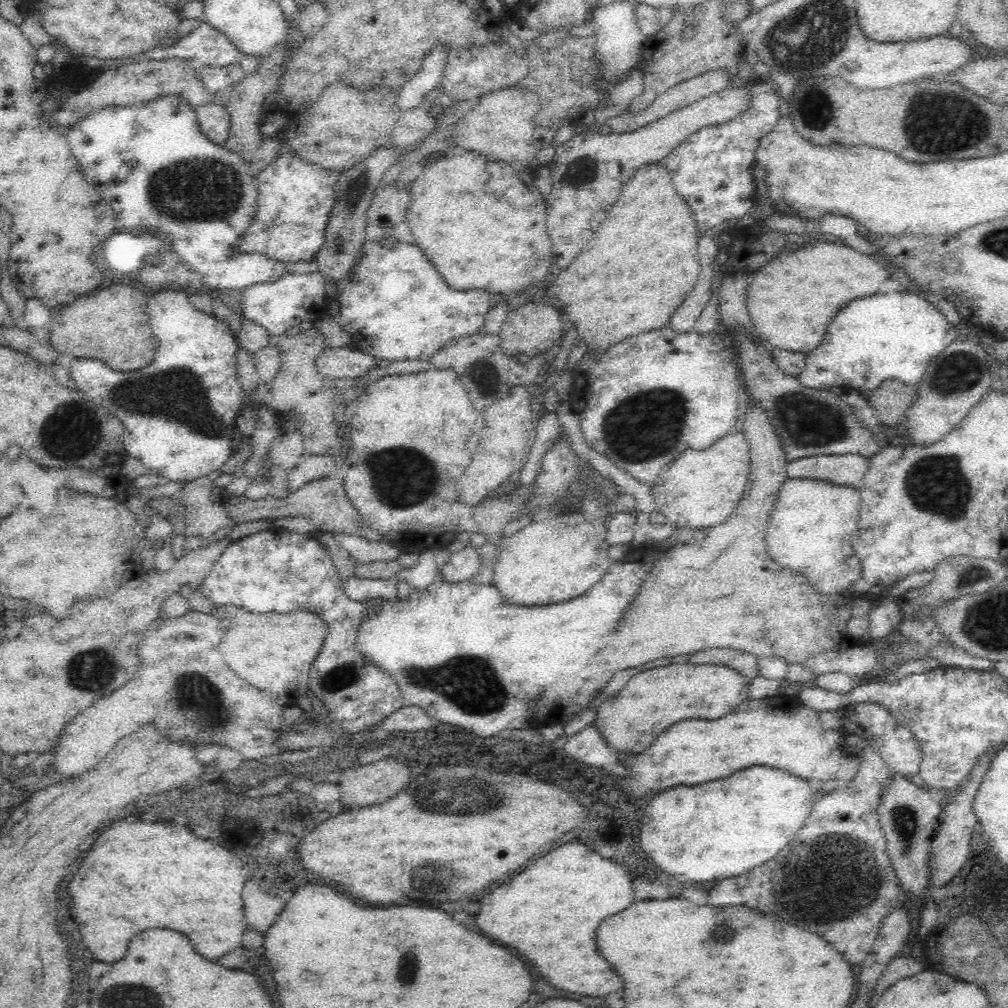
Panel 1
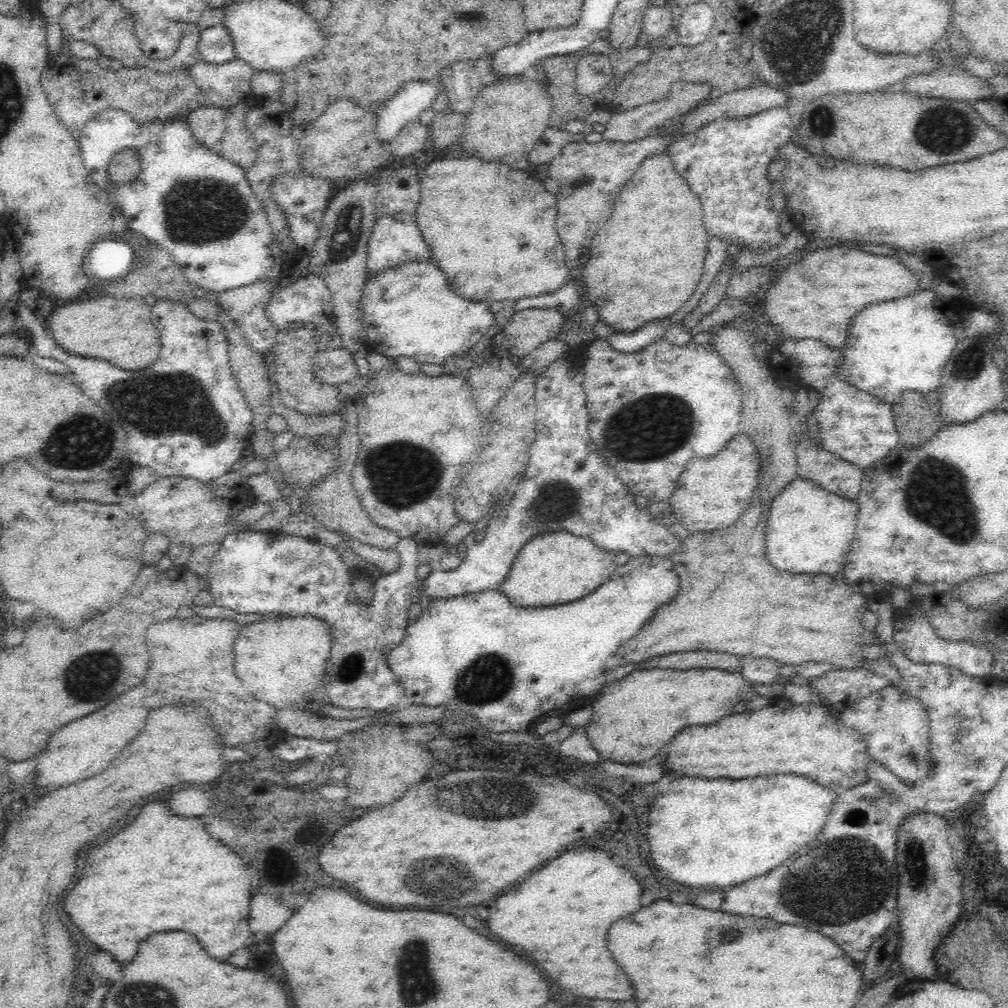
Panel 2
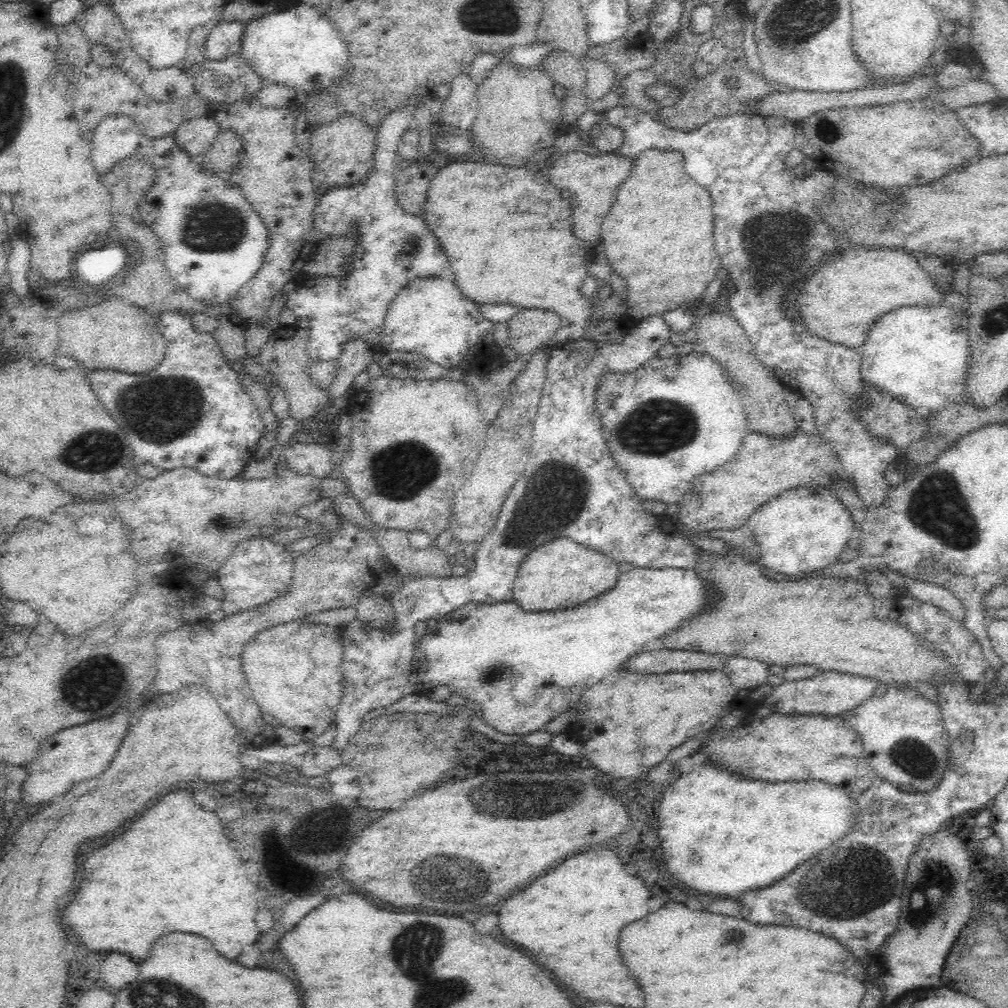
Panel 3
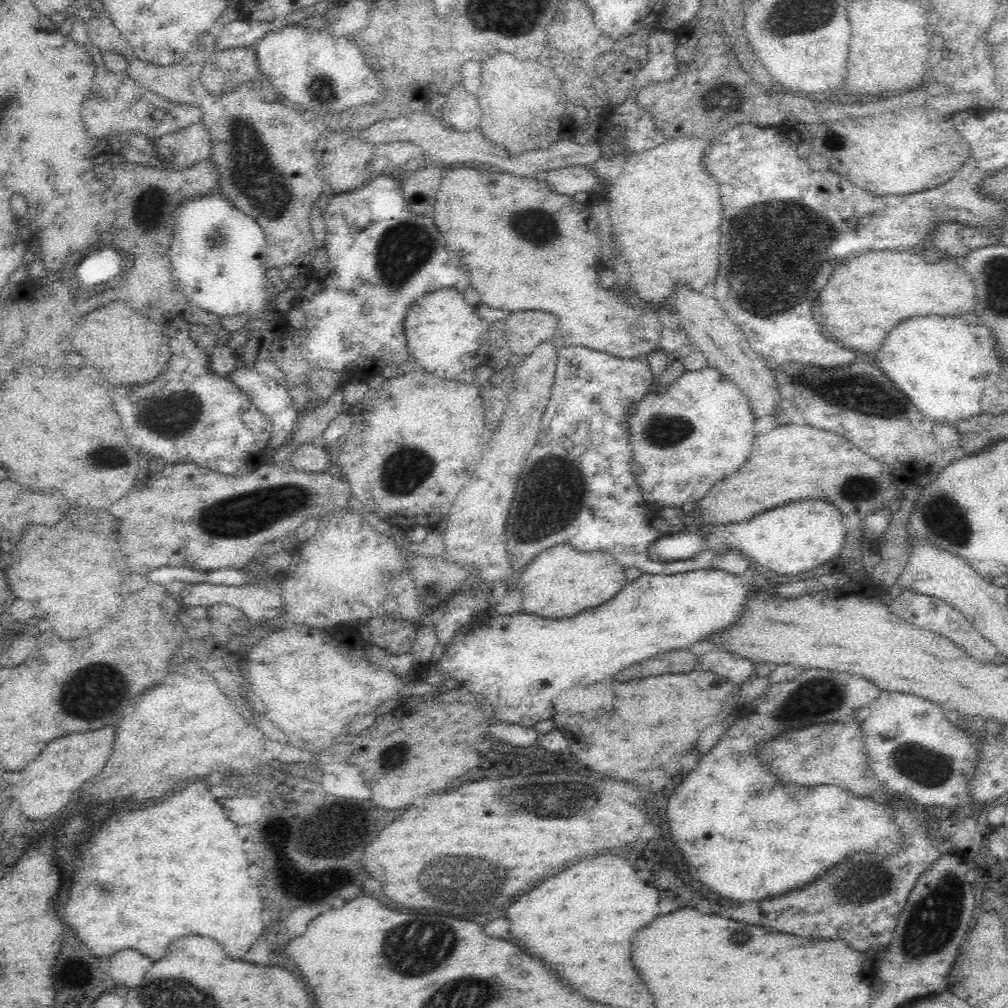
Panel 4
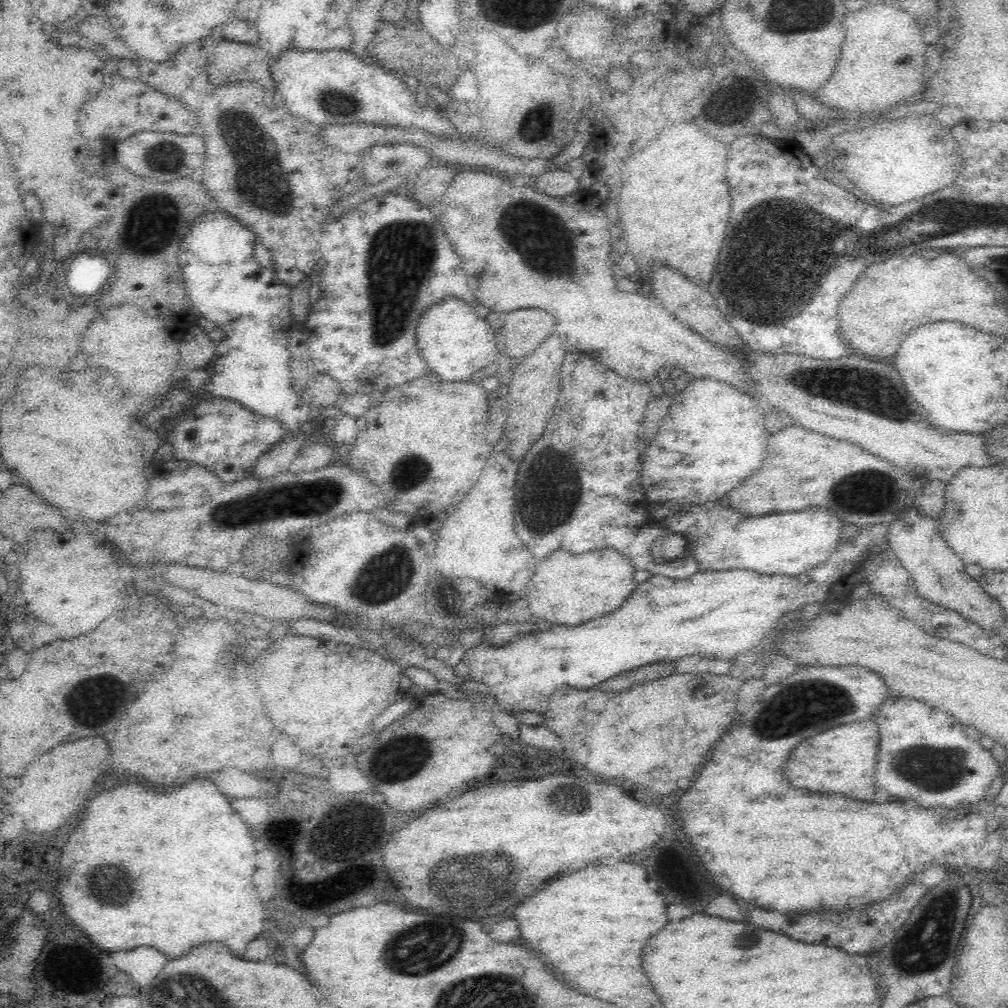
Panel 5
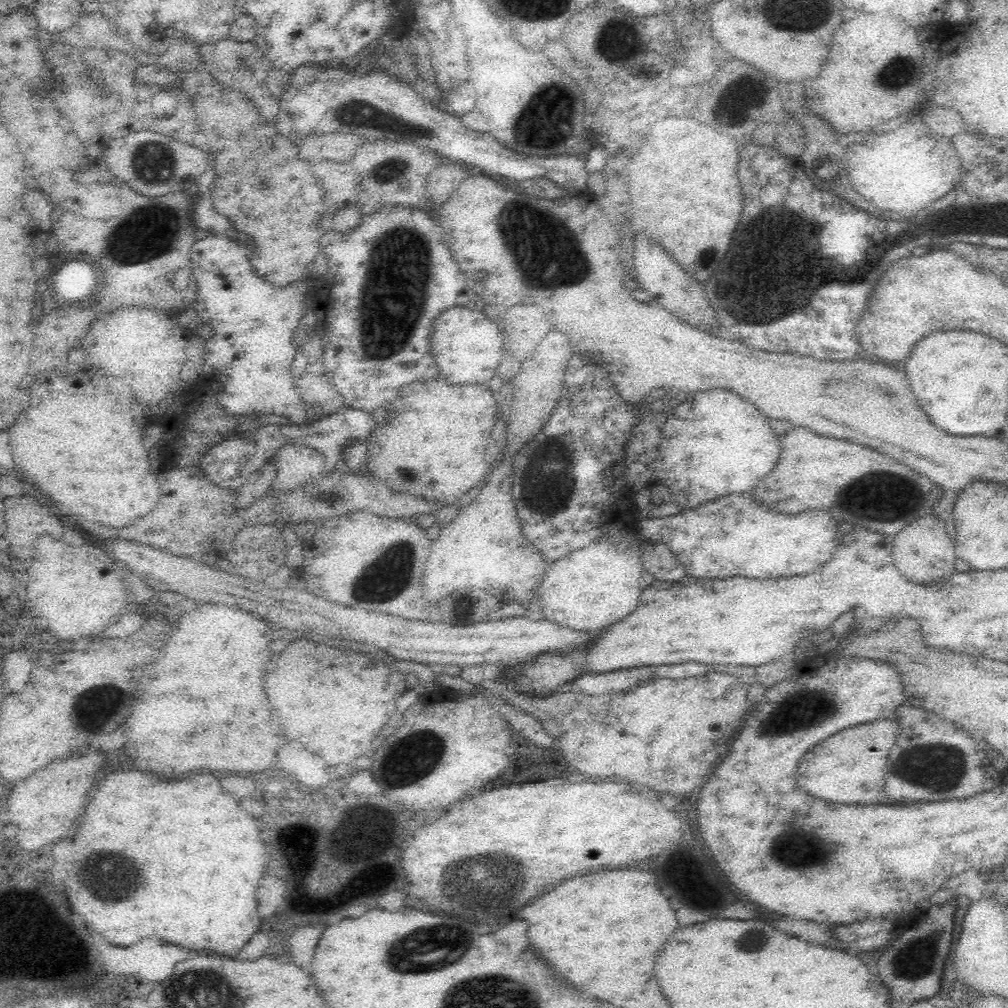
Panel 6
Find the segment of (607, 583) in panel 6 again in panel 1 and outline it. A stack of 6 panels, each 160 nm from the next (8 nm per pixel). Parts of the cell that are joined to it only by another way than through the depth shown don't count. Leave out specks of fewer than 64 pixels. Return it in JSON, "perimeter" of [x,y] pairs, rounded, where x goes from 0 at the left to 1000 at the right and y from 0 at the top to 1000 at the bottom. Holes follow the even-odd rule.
{"perimeter":[[[563,508],[560,511],[544,512],[534,518],[525,518],[510,530],[494,536],[493,540],[495,546],[488,580],[506,599],[538,601],[538,599],[571,593],[579,589],[585,581],[589,581],[603,567],[608,559],[604,553],[603,539],[601,539],[601,521],[597,517],[581,517],[575,508]]]}

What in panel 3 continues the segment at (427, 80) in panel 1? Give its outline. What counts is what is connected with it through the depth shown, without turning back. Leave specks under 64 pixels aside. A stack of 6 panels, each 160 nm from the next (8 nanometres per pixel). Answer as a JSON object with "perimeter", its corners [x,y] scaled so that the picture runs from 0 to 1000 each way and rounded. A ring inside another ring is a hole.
{"perimeter":[[[411,95],[402,104],[397,104],[384,113],[373,128],[372,143],[372,165],[369,175],[351,184],[341,184],[338,186],[327,185],[322,188],[315,195],[315,202],[312,205],[313,226],[319,233],[332,238],[341,238],[347,232],[356,234],[353,246],[343,251],[343,272],[341,274],[308,274],[306,278],[292,287],[285,294],[284,305],[290,308],[295,315],[307,318],[306,326],[308,333],[304,341],[304,350],[310,359],[333,358],[337,355],[337,350],[341,342],[349,336],[359,336],[369,343],[373,343],[376,332],[381,323],[381,314],[387,300],[391,300],[393,292],[399,288],[407,279],[435,274],[444,266],[444,256],[435,242],[433,234],[425,228],[421,222],[420,215],[408,215],[401,210],[393,195],[392,171],[395,161],[394,144],[397,135],[408,127],[411,114],[411,103],[413,99],[423,98],[423,95]]]}

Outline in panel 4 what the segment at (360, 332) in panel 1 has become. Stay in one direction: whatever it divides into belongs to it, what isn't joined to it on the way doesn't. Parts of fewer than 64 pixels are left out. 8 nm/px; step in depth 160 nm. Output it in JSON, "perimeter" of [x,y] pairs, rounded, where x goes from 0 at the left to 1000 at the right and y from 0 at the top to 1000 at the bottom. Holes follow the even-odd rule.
{"perimeter":[[[450,286],[424,290],[421,296],[415,296],[411,304],[407,304],[401,320],[404,343],[414,365],[446,377],[454,375],[454,371],[464,365],[482,359],[487,335],[485,322],[472,313],[471,307],[468,308]]]}

